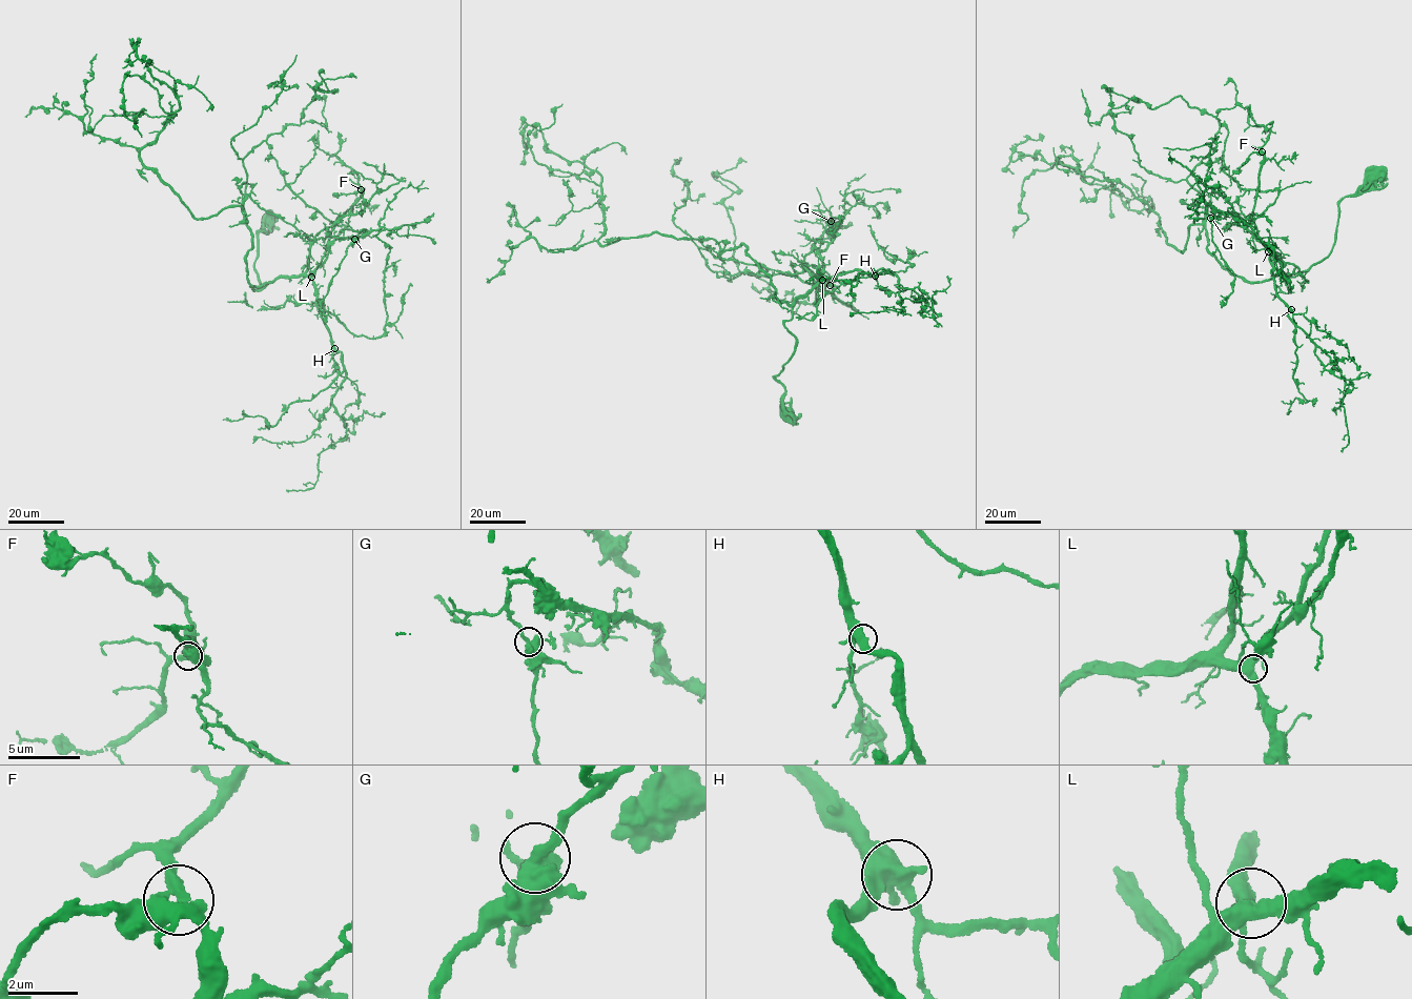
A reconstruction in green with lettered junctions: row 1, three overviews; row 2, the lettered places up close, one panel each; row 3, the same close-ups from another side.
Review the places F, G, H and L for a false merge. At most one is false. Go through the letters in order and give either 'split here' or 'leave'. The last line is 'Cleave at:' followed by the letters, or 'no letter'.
F: leave
G: leave
H: leave
L: leave
Cleave at: no letter

